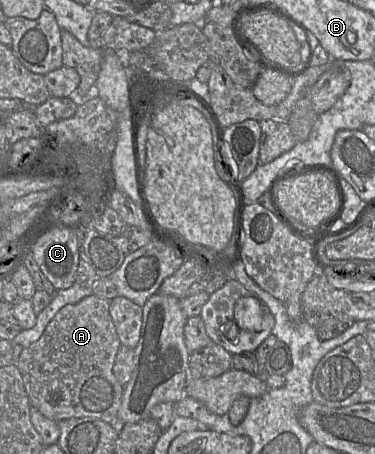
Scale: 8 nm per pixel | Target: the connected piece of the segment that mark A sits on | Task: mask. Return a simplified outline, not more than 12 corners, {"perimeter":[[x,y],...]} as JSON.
{"perimeter":[[107,299],[65,305],[16,364],[56,422],[116,423],[121,343]]}

